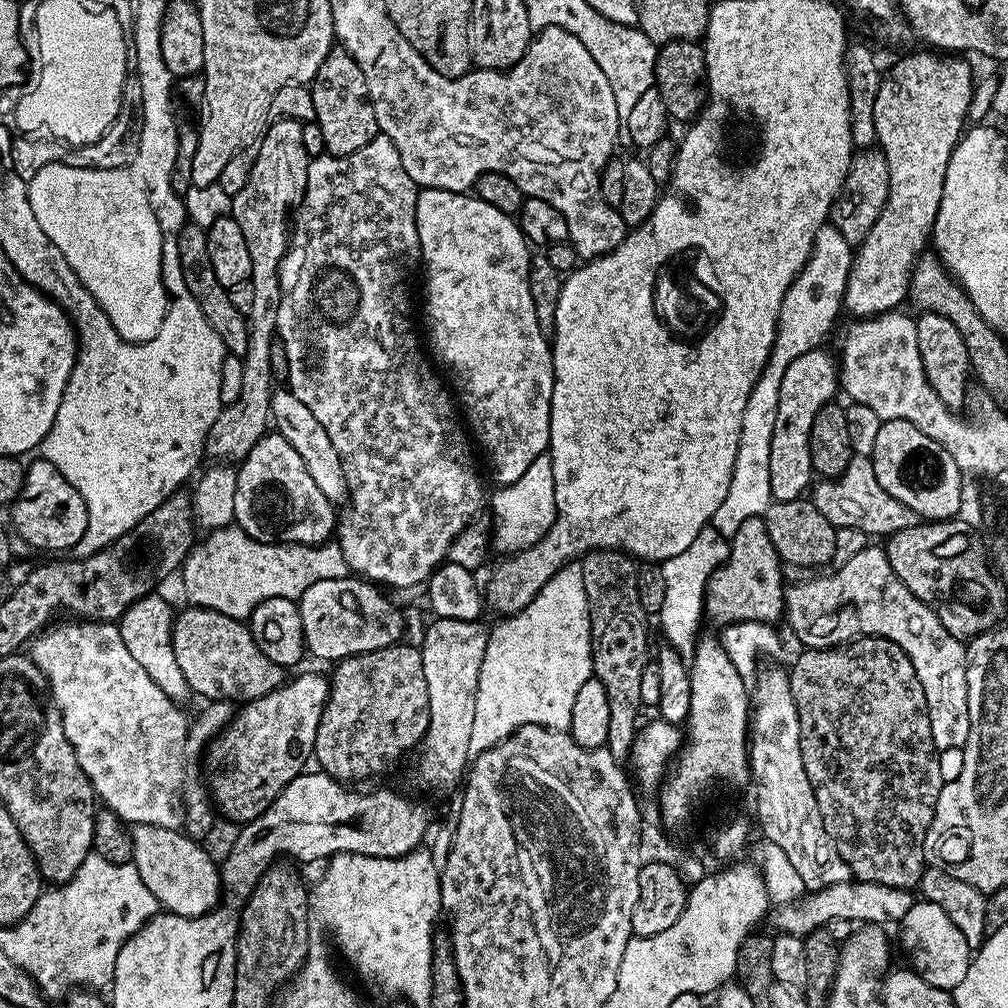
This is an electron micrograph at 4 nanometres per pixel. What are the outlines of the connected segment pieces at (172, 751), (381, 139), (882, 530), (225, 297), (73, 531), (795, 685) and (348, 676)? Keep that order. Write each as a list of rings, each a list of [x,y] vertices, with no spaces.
[[[69,619],[69,624],[56,624],[43,629],[30,644],[32,661],[42,670],[48,680],[47,691],[50,699],[62,718],[62,726],[70,746],[74,746],[74,758],[78,758],[78,766],[82,766],[82,774],[92,784],[96,791],[99,803],[107,806],[125,825],[149,824],[150,826],[166,826],[167,828],[180,828],[182,824],[182,796],[180,800],[180,787],[184,784],[184,756],[186,757],[186,741],[190,731],[190,720],[184,717],[185,709],[175,704],[162,692],[161,687],[138,666],[133,655],[126,650],[122,642],[117,625],[112,622],[81,622],[79,619]]]
[[[378,134],[369,144],[362,146],[362,150],[349,156],[323,154],[309,159],[306,190],[294,216],[290,243],[287,252],[284,253],[284,261],[280,264],[279,275],[280,305],[276,330],[278,338],[286,346],[288,359],[286,384],[326,428],[326,433],[340,455],[342,470],[345,471],[348,483],[346,499],[348,509],[339,513],[335,539],[341,546],[349,569],[357,577],[371,580],[389,589],[412,588],[415,584],[423,585],[434,569],[445,563],[451,544],[465,527],[481,515],[480,507],[483,504],[485,507],[486,504],[484,484],[480,481],[475,466],[468,464],[468,440],[460,433],[460,428],[452,417],[452,400],[448,397],[443,382],[436,377],[435,370],[428,365],[429,357],[426,352],[424,357],[424,352],[420,349],[420,340],[416,337],[416,328],[412,325],[412,296],[408,293],[408,283],[412,280],[412,271],[415,268],[417,271],[421,263],[416,225],[417,195],[418,186],[412,181],[410,174],[406,174],[402,166],[402,158],[398,158],[398,150],[394,150],[394,142],[390,142],[390,138],[386,135]]]
[[[853,455],[850,466],[840,477],[824,478],[819,483],[811,489],[810,499],[818,510],[822,510],[822,514],[826,514],[826,518],[836,529],[853,527],[854,530],[867,532],[872,538],[890,538],[896,532],[913,528],[918,523],[910,506],[902,506],[902,502],[898,502],[894,494],[886,494],[886,490],[882,490],[878,474],[874,474],[871,456]]]
[[[185,222],[178,238],[178,262],[182,262],[182,278],[186,278],[186,290],[198,302],[198,310],[206,314],[206,322],[222,338],[225,349],[231,355],[244,357],[248,349],[248,321],[246,316],[239,312],[230,302],[228,289],[223,288],[214,275],[214,266],[210,266],[210,250],[208,249],[208,234],[205,229],[191,222]]]
[[[36,458],[33,464],[27,465],[22,494],[10,505],[10,524],[16,527],[14,528],[15,535],[22,537],[33,549],[45,548],[46,551],[52,552],[48,554],[64,554],[67,548],[68,551],[75,549],[82,534],[86,534],[88,525],[86,502],[82,502],[82,494],[78,494],[78,490],[74,490],[74,486],[70,486],[70,482],[66,482],[66,478],[58,474],[58,470],[54,470],[50,461]]]
[[[862,636],[859,640],[849,640],[846,646],[809,648],[801,653],[801,656],[793,662],[792,668],[790,667],[788,681],[794,698],[794,706],[798,710],[802,766],[806,766],[806,774],[810,778],[810,786],[816,795],[818,810],[822,814],[822,822],[826,826],[838,854],[846,862],[849,873],[857,881],[909,890],[915,889],[919,885],[926,867],[924,839],[930,830],[930,822],[934,818],[938,794],[946,783],[942,778],[940,757],[934,746],[934,738],[930,734],[930,718],[928,717],[926,694],[922,690],[922,682],[918,682],[918,674],[910,662],[910,658],[906,658],[906,654],[897,644],[885,640],[882,636]]]
[[[407,642],[391,644],[373,652],[347,656],[333,668],[336,669],[330,672],[328,700],[318,722],[314,753],[315,763],[320,763],[317,765],[327,776],[341,782],[368,780],[390,771],[407,752],[415,753],[419,749],[430,726],[430,694],[419,647],[411,648]]]

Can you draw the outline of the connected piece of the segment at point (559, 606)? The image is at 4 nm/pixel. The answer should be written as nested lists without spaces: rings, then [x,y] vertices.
[[[579,563],[566,564],[558,569],[555,576],[546,582],[538,594],[527,604],[523,610],[499,621],[501,624],[489,631],[486,642],[486,654],[482,658],[482,670],[478,674],[478,703],[474,705],[474,726],[470,733],[470,750],[473,757],[478,757],[486,750],[490,750],[495,744],[501,744],[512,732],[517,732],[524,724],[533,724],[543,728],[553,728],[559,732],[568,732],[570,726],[570,714],[574,710],[574,698],[578,695],[578,689],[588,680],[593,679],[592,670],[592,627],[588,617],[588,599],[584,589],[584,570]]]

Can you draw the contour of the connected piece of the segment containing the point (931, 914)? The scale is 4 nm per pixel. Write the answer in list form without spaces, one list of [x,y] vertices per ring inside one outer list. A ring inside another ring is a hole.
[[[920,898],[912,903],[906,918],[898,925],[900,940],[904,943],[904,952],[908,955],[911,967],[930,986],[953,990],[965,977],[967,968],[973,959],[973,949],[968,947],[962,930],[950,922],[950,914],[934,902]]]

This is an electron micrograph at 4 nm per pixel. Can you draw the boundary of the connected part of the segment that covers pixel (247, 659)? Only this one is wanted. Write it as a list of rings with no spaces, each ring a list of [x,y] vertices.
[[[184,608],[172,625],[172,644],[176,664],[197,697],[208,702],[251,702],[285,683],[285,669],[262,653],[247,623],[209,608]]]

